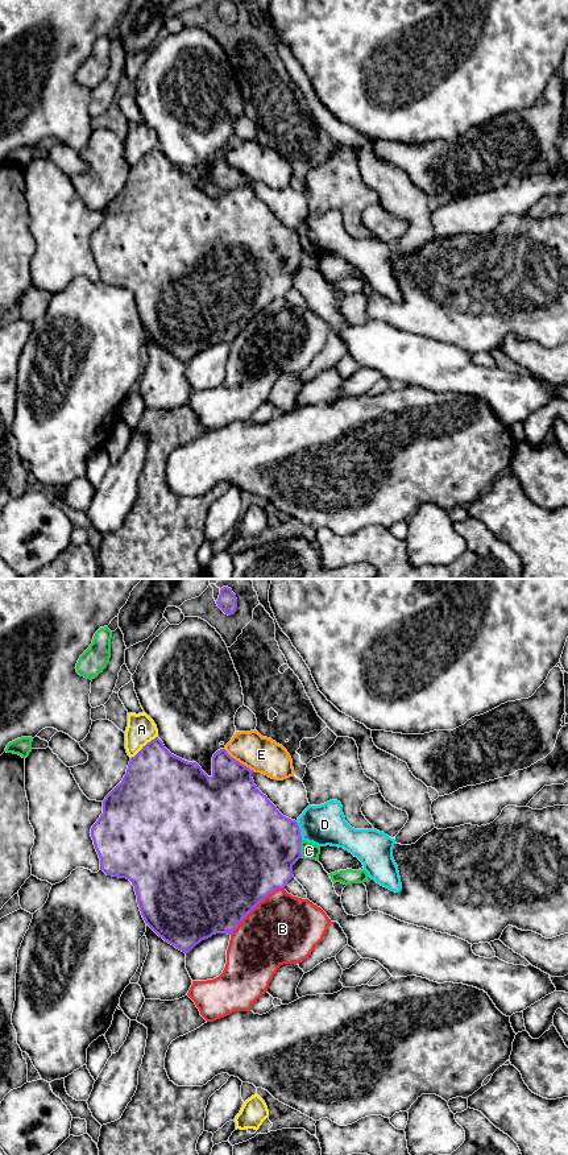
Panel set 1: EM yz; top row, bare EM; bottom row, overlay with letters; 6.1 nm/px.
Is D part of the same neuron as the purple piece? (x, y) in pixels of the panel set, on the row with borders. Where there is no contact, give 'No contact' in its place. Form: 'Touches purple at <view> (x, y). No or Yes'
Touches purple at yz (299, 831). No

